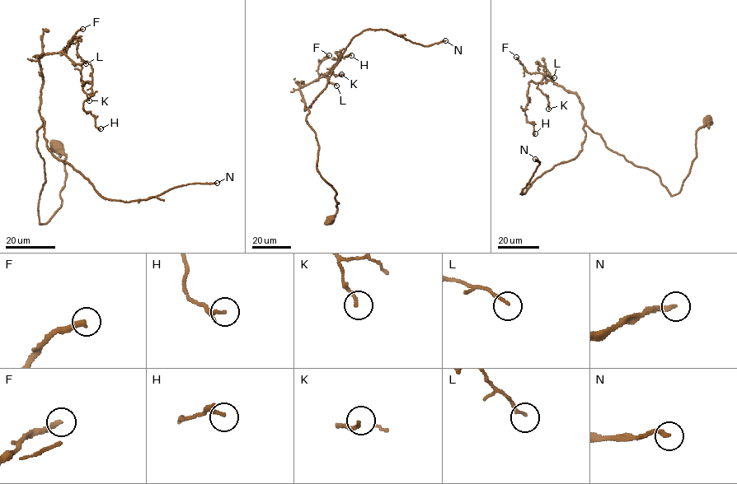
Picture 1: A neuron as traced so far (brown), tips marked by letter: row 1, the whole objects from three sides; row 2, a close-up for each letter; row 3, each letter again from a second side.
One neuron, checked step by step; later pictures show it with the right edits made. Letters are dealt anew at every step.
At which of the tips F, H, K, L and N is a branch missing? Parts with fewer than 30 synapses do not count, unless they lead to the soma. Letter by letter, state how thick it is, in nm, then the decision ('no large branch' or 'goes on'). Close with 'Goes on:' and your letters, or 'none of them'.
F: 260 nm | goes on
H: 170 nm | no large branch
K: 150 nm | no large branch
L: 140 nm | no large branch
N: 240 nm | goes on
Goes on: F, N

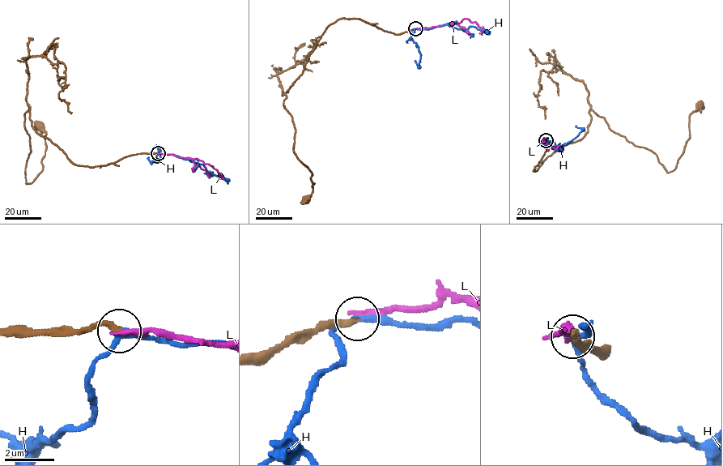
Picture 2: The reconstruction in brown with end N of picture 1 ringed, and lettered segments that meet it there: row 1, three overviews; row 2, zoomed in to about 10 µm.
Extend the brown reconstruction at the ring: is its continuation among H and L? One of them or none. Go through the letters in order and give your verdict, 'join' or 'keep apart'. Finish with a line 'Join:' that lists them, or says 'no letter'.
H: join
L: keep apart
Join: H

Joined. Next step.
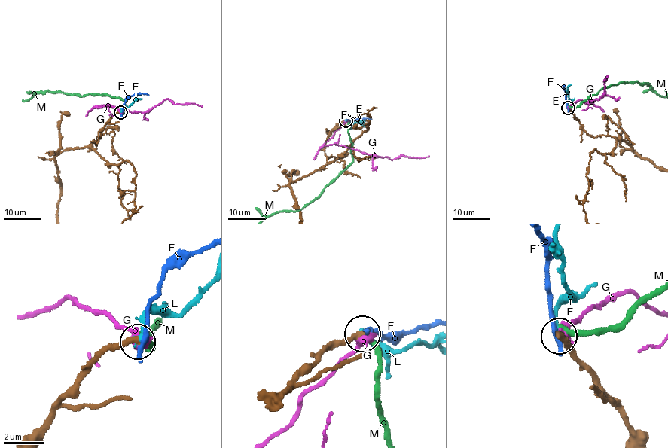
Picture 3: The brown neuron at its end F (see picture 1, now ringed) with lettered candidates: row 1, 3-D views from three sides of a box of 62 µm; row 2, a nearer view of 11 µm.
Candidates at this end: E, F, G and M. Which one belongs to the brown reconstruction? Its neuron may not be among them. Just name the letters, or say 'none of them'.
E

